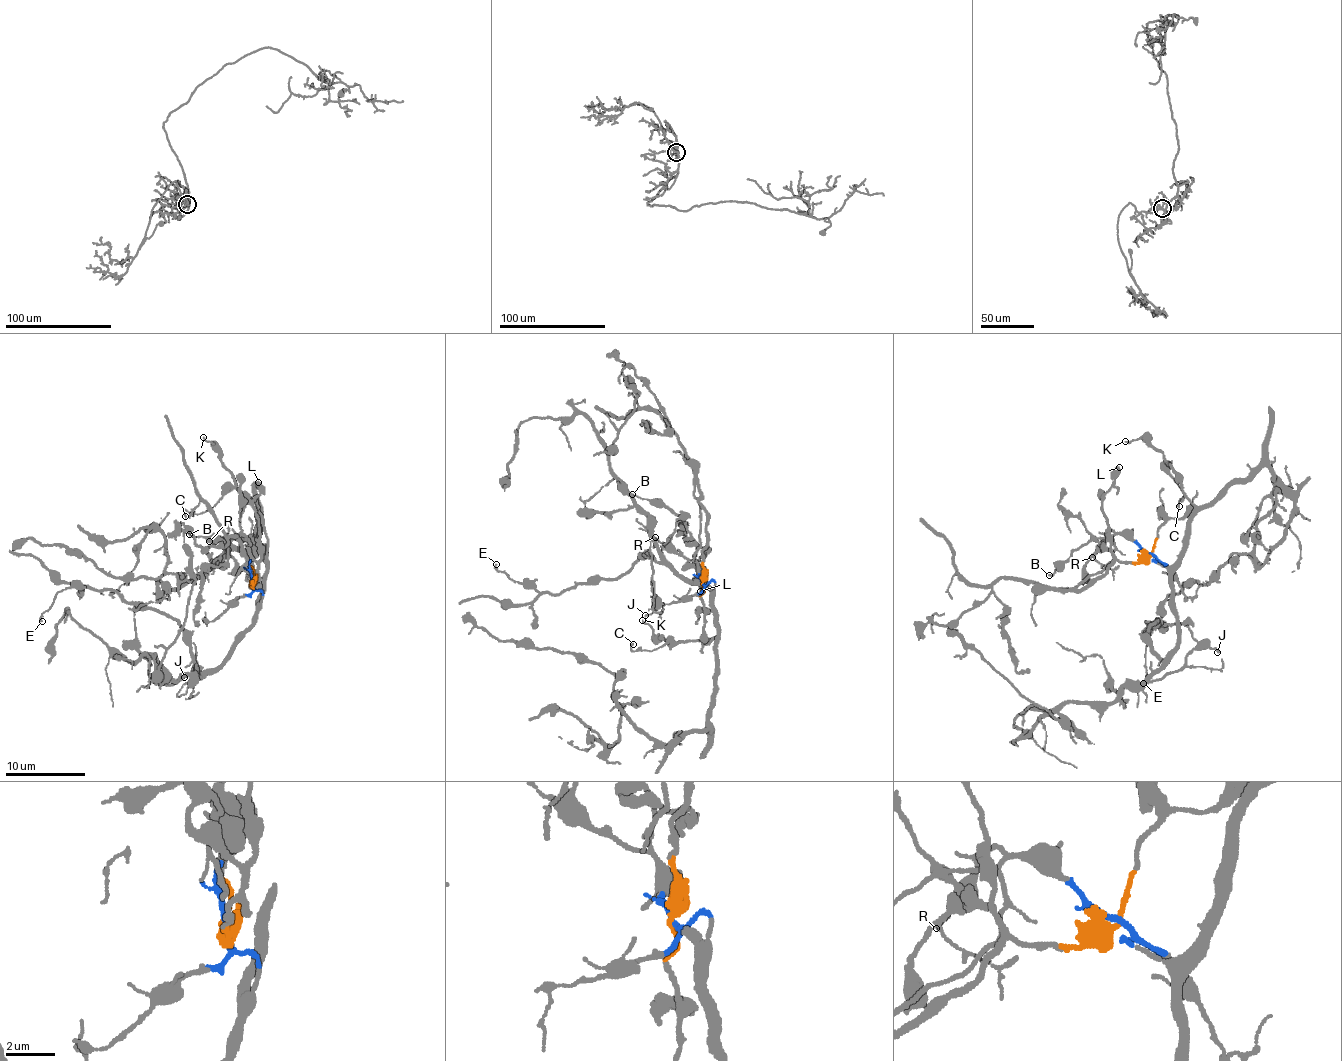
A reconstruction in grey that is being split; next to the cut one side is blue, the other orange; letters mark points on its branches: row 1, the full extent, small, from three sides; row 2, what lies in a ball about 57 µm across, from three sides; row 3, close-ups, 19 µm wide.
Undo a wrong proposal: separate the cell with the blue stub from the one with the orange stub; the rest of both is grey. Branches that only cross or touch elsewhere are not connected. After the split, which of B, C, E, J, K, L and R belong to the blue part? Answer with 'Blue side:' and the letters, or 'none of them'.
Blue side: C, E, J, K, R

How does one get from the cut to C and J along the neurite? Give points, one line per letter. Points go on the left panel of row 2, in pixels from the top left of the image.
C: (251, 580), (263, 593), (267, 539), (257, 505), (228, 488), (205, 511), (185, 510), (185, 517)
J: (251, 580), (262, 600), (254, 625), (217, 667), (190, 685), (194, 669), (184, 677)

